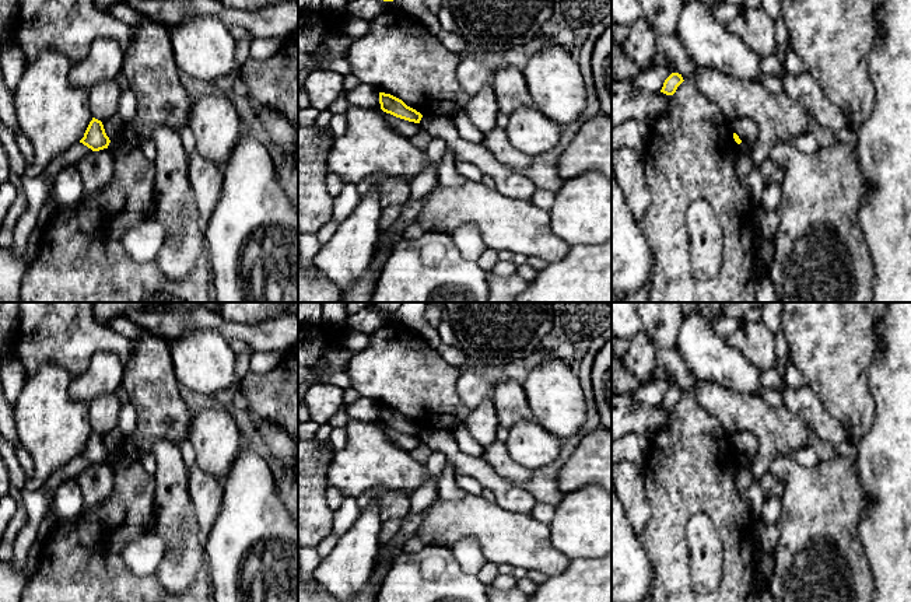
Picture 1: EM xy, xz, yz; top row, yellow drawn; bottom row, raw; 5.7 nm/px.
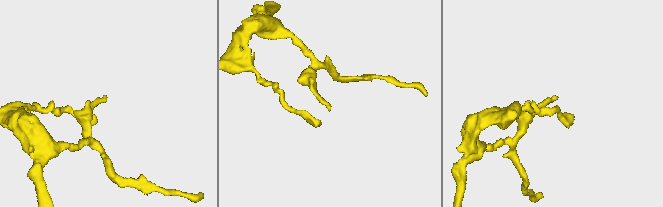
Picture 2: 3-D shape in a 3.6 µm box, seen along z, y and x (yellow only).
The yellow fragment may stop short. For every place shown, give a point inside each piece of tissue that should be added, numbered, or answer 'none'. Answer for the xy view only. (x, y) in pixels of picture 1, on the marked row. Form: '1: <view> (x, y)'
none

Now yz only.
none

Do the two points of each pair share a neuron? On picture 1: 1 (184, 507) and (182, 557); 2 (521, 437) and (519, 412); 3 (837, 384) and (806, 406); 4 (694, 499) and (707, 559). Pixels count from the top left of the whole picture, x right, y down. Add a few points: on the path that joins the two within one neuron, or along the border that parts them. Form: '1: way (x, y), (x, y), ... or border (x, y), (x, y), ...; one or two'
1: way (175, 520), (175, 536), (182, 545); one
2: border (524, 389), (532, 416), (514, 423), (508, 429); two
3: border (809, 385), (820, 403), (838, 422); two
4: border (684, 525), (693, 515), (704, 514), (719, 538); two

